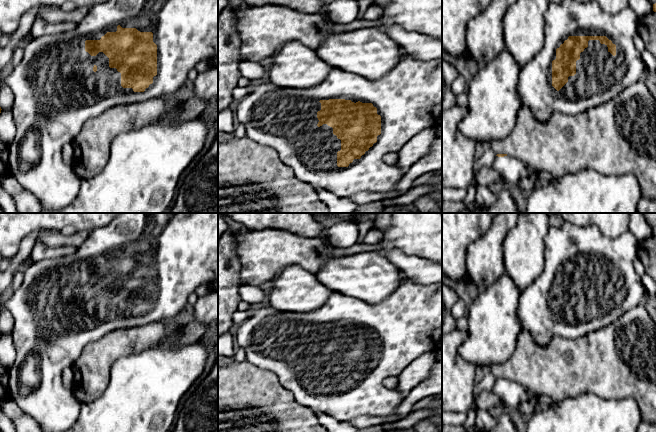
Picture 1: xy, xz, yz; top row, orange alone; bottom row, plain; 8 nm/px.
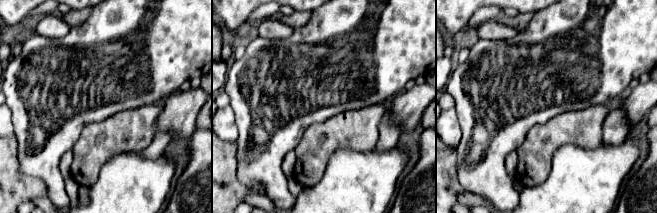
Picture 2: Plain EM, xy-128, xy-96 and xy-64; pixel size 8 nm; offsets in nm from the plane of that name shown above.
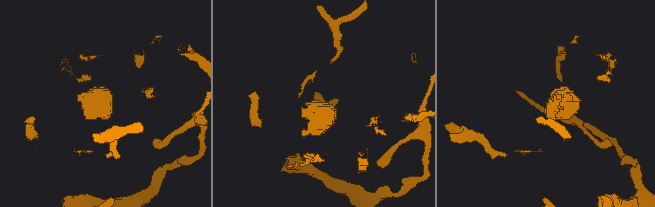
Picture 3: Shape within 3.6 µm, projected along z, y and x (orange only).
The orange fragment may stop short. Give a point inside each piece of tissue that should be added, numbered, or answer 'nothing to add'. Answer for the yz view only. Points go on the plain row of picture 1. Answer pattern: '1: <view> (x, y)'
1: yz (600, 300)

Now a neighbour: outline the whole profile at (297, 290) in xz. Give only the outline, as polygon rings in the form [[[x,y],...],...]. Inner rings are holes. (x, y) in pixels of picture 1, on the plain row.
[[[291,265],[285,268],[273,279],[274,287],[269,294],[264,295],[265,303],[278,311],[288,311],[293,313],[307,313],[321,308],[329,297],[334,293],[324,286],[317,278],[299,265]]]

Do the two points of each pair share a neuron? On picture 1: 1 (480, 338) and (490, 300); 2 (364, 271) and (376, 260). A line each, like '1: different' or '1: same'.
1: same
2: same

